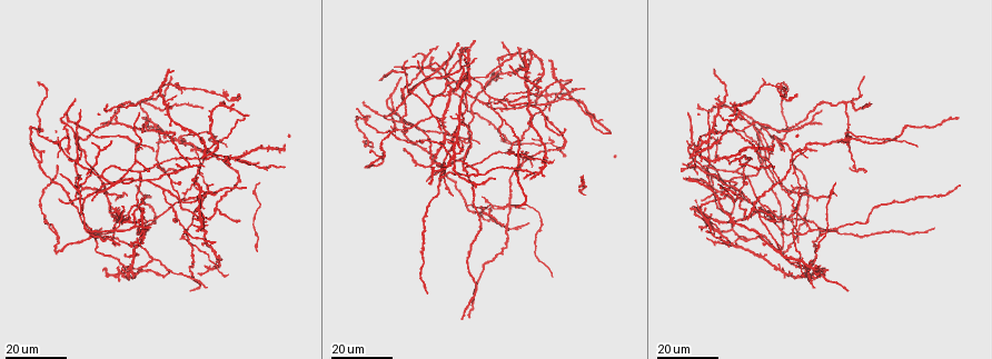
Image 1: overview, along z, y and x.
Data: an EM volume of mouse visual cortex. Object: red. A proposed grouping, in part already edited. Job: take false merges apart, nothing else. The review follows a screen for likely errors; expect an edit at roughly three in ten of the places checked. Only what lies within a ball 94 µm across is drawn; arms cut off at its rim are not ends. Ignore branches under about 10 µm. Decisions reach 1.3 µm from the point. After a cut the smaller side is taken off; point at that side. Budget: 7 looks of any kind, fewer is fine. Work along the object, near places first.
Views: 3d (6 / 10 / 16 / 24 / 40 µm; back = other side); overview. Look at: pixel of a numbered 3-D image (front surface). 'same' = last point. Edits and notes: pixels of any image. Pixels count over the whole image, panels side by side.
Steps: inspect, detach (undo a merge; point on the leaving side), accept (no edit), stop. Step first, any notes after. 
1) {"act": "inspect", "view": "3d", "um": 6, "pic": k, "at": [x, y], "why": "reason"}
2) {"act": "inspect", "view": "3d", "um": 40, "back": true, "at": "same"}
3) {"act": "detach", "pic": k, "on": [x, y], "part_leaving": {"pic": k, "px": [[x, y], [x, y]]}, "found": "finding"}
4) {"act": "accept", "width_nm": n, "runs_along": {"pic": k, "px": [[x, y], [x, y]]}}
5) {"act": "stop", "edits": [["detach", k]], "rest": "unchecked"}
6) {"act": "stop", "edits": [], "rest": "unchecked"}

{"act": "inspect", "view": "3d", "um": 24, "pic": 1, "at": [149, 179], "why": "three-way junction"}

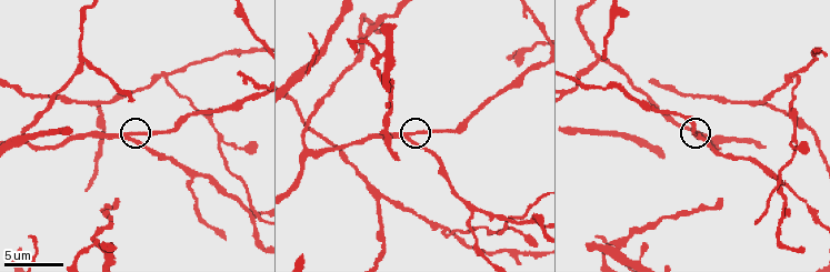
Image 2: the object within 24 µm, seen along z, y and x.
{"act": "inspect", "view": "3d", "um": 6, "pic": 2, "at": [129, 140], "why": "zoom in"}

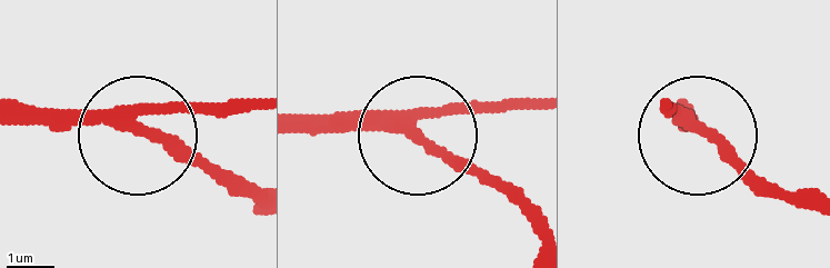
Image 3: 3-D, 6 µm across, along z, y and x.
{"act": "accept", "runs_along": {"pic": 3, "px": [[23, 115], [247, 115]]}, "found": "all the same neuron"}

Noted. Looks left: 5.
{"act": "inspect", "view": "3d", "um": 16, "pic": 1, "at": [118, 123]}

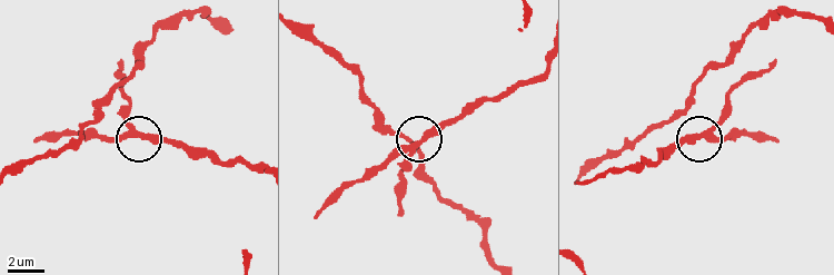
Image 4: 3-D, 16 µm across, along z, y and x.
{"act": "inspect", "view": "3d", "um": 10, "pic": 4, "at": [135, 135], "why": "zoom in"}

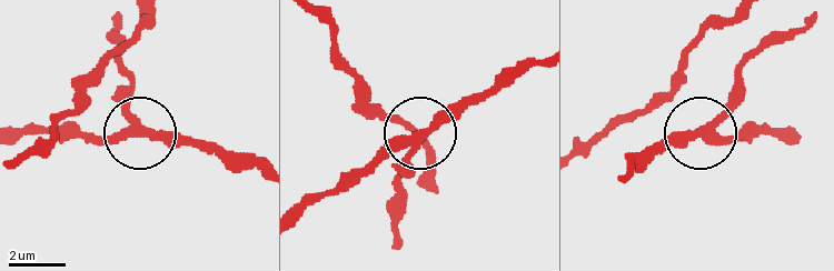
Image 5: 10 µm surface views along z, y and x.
{"act": "accept", "arms": 3, "found": "continuous, no second neuron"}

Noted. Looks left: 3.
{"act": "inspect", "view": "3d", "um": 24, "pic": 1, "at": [468, 210], "why": "a fork"}

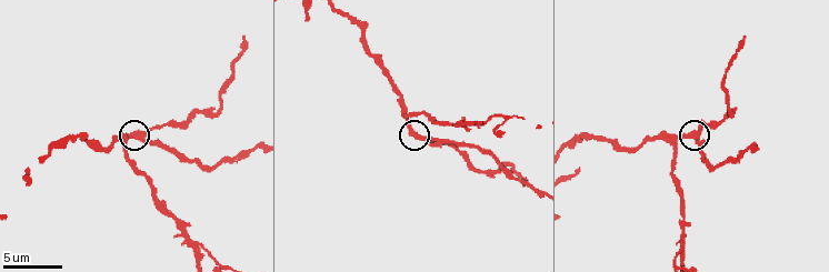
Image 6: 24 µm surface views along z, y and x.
{"act": "inspect", "view": "3d", "um": 6, "pic": 6, "at": [144, 136]}

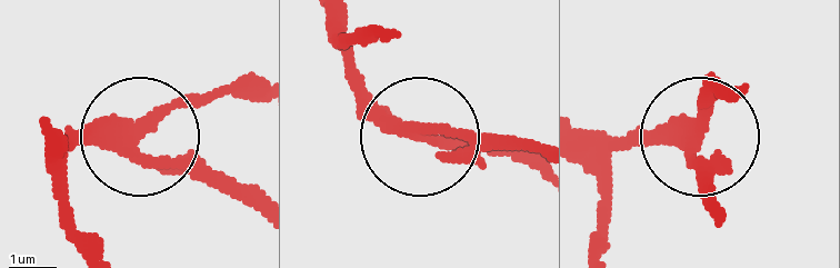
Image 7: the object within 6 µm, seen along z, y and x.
{"act": "accept", "runs_along": {"pic": 7, "px": [[589, 152], [689, 140], [709, 72]]}, "found": "continuous, no second neuron"}

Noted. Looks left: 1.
{"act": "stop", "edits": [], "rest": "unchecked"}

